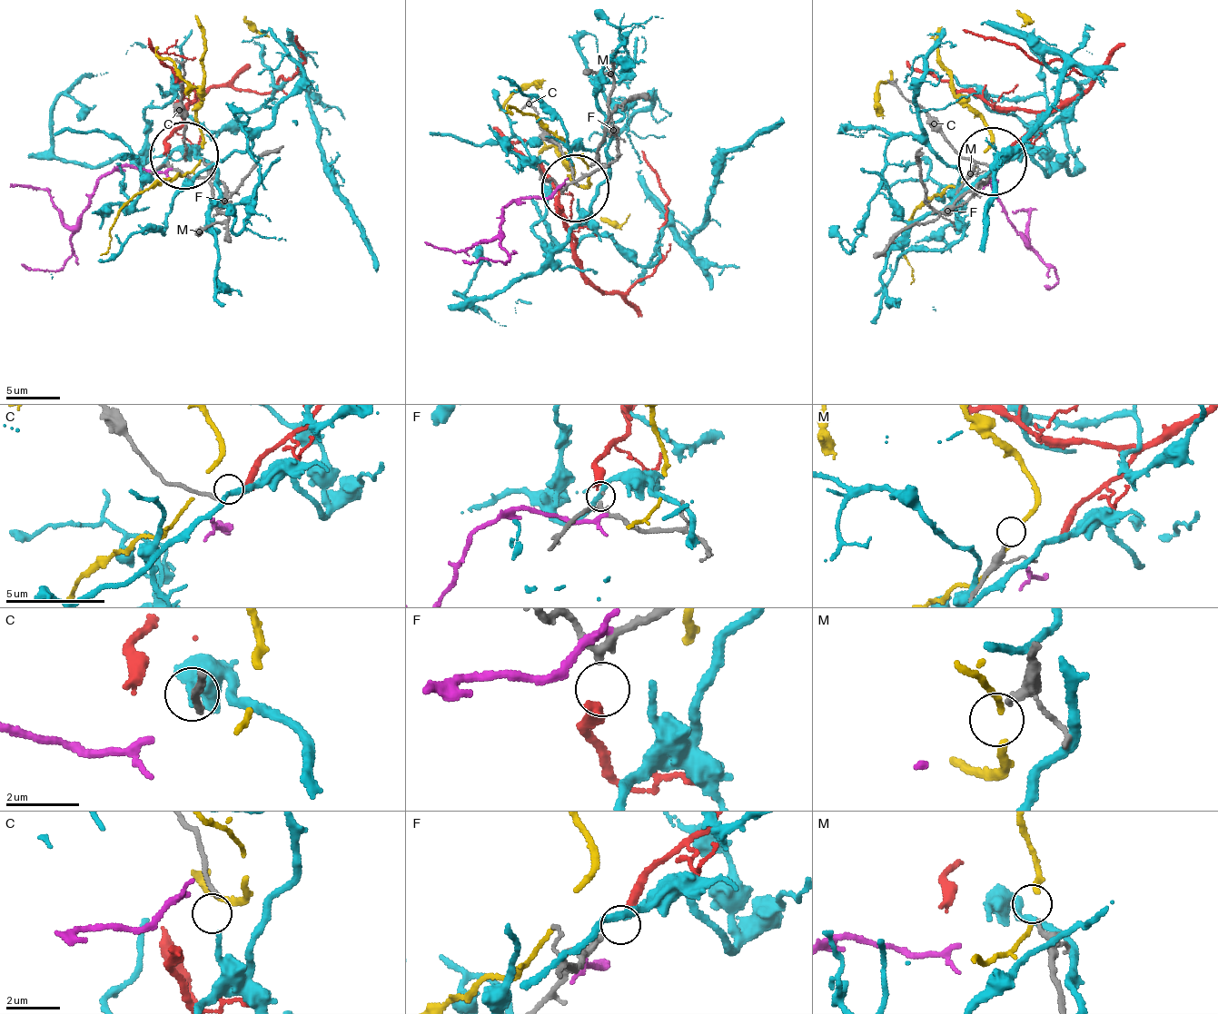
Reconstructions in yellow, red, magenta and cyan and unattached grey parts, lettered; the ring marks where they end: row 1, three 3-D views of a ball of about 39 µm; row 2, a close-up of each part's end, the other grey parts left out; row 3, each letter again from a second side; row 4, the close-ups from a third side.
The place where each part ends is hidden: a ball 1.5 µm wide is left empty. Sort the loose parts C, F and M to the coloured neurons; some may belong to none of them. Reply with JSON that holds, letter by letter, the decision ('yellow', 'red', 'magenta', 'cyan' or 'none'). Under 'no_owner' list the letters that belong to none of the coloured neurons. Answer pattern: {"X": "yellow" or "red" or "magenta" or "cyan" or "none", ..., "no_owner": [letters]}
{"C": "cyan", "F": "red", "M": "yellow", "no_owner": []}

